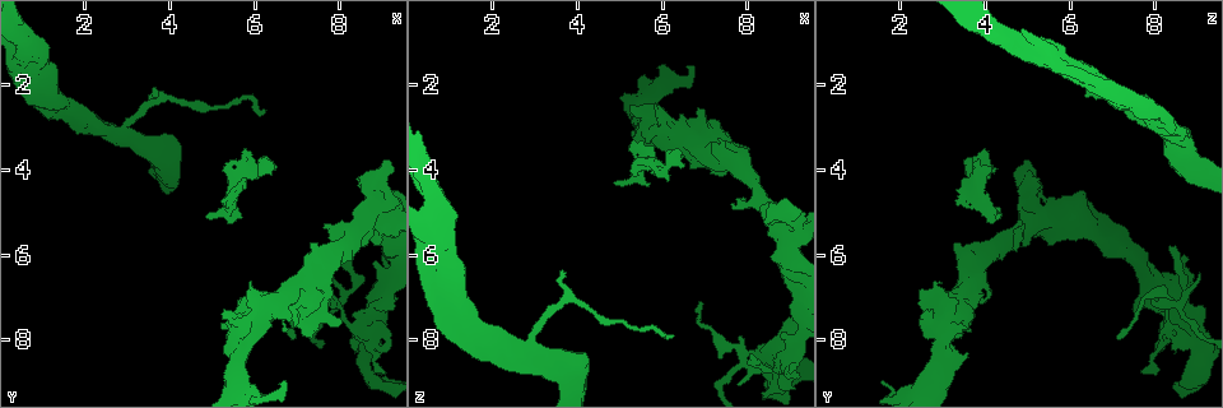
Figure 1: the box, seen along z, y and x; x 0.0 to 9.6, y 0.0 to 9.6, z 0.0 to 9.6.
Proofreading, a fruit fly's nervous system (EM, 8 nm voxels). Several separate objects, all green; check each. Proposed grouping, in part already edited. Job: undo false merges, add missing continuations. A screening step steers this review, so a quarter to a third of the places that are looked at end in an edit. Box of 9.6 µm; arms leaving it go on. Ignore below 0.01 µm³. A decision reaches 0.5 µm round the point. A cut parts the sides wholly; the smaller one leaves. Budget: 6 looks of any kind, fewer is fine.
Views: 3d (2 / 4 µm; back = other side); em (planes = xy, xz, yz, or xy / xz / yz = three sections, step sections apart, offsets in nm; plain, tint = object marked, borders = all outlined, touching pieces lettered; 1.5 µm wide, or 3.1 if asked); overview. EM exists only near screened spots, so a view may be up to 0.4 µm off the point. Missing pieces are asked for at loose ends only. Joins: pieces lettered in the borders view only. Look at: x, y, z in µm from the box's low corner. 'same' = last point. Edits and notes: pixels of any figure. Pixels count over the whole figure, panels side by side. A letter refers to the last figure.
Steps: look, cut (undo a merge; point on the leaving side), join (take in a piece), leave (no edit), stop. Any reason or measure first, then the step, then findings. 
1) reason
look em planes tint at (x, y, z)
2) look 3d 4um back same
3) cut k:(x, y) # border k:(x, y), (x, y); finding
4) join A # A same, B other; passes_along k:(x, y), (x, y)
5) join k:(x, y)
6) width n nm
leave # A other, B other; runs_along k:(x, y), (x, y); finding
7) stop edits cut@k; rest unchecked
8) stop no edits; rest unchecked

thin arm on a thick one
look 3d 4um at (8.65, 8.05, 8.20)

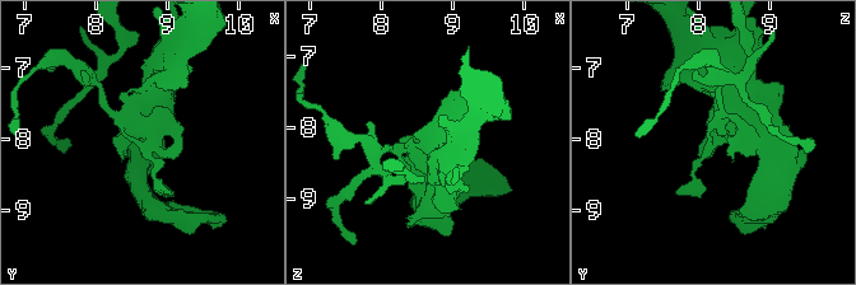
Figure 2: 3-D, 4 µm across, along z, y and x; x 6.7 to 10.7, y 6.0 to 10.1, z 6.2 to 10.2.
arms 3; now the EM
look em planes tint at (8.70, 8.05, 8.20)

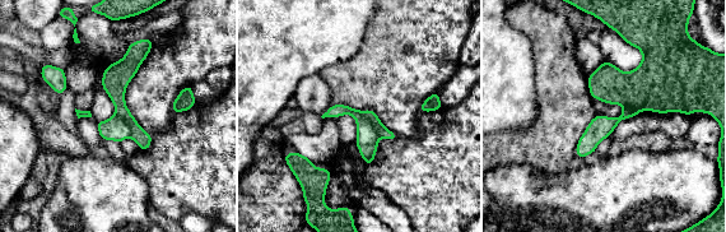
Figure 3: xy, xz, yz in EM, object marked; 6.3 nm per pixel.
what lies round it
look em planes borders same

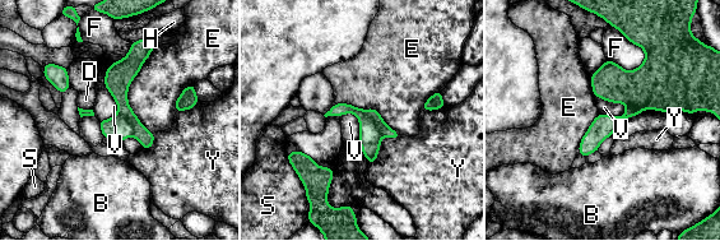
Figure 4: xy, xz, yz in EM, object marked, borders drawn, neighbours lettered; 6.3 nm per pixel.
width 150 nm
cut 4:(370, 138) # B other, D other, E other, F other, H other, S other, V other, Y other; border 4:(366, 110), (366, 114), (382, 135); a second neuron is stuck on

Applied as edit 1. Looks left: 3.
see it whole again
look overview

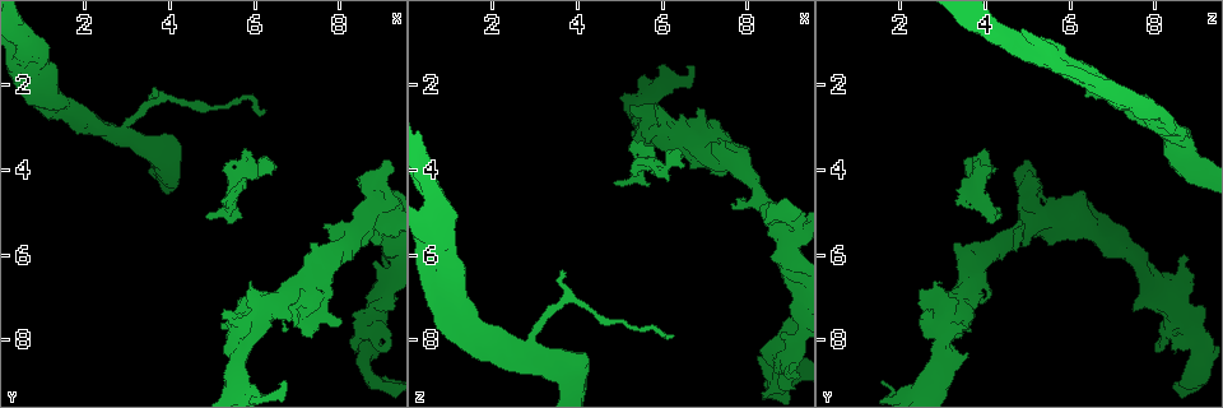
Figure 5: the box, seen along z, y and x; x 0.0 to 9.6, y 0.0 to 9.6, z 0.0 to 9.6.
thin end
look em planes borders at (3.65, 2.05, 6.45)

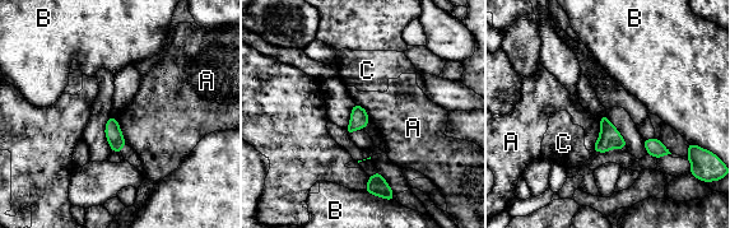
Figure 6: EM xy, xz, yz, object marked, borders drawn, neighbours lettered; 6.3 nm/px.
width 110 nm
leave # A other, B other, C other; border 6:(116, 120), (126, 144); no lettered piece goes on from it

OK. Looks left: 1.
stop edits cut@4; rest unchecked

